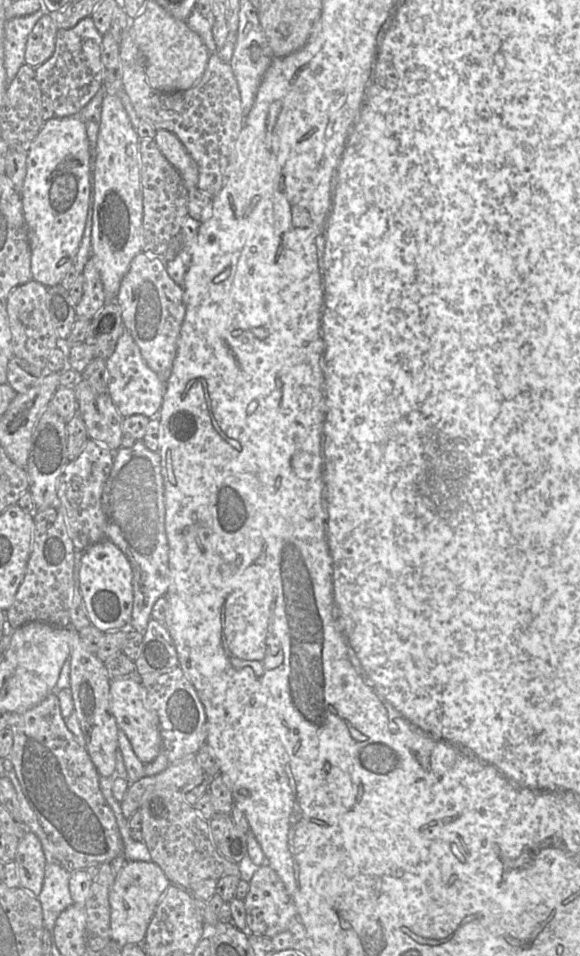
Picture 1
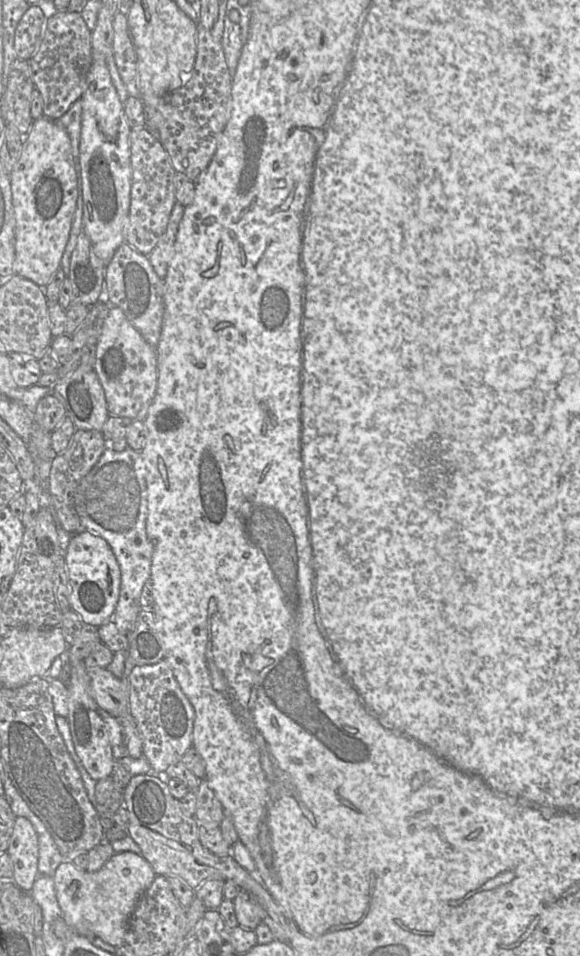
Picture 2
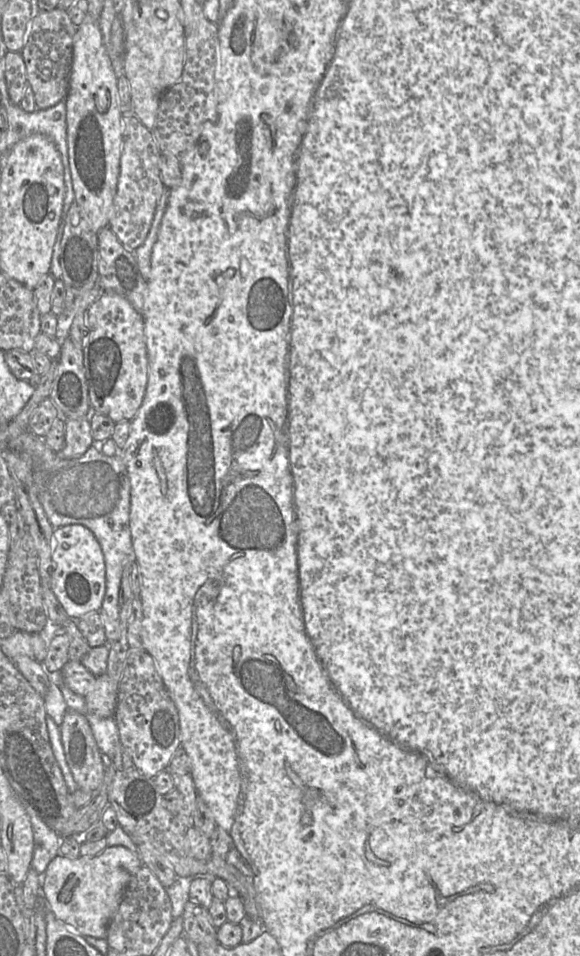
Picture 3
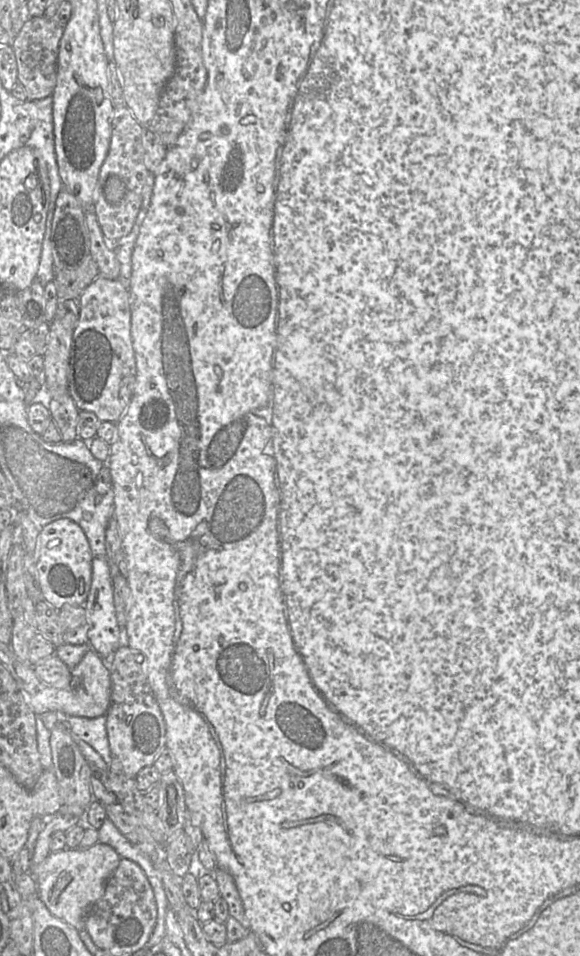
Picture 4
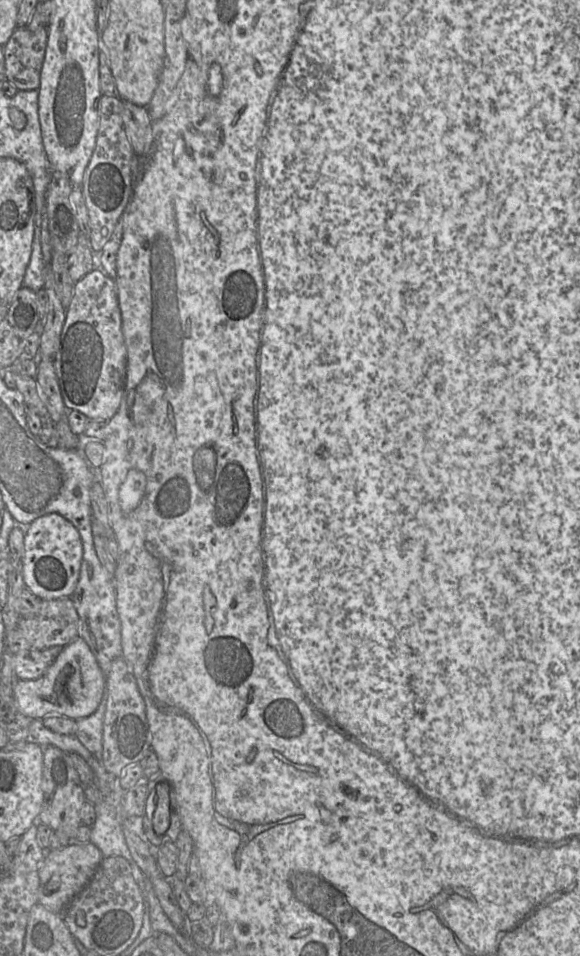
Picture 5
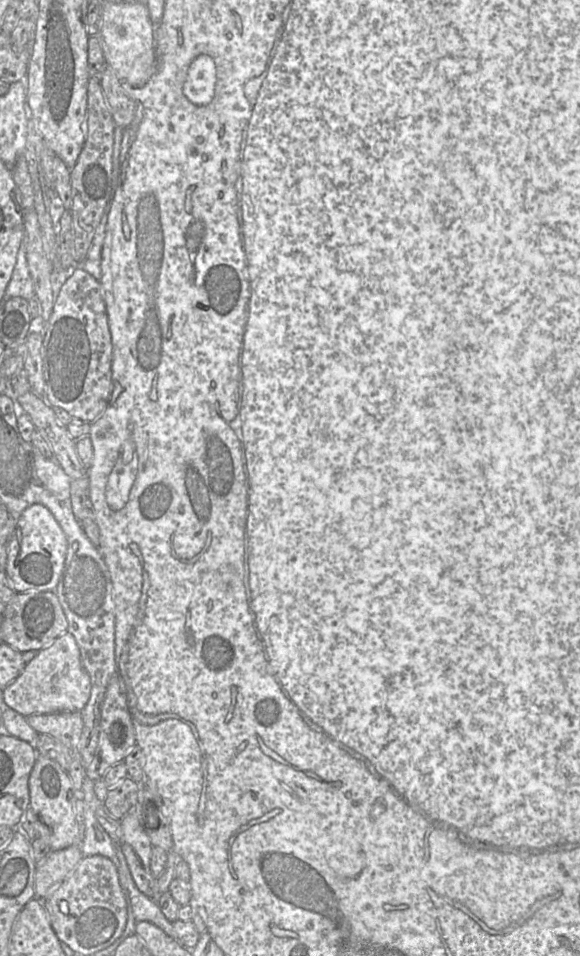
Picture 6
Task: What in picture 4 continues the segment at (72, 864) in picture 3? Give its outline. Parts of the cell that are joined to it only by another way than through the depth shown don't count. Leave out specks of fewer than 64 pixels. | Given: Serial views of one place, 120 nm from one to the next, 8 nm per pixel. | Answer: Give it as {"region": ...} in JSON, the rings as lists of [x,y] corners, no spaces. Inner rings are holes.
{"region":[[[97,843],[87,849],[68,848],[48,854],[31,873],[38,886],[38,896],[50,913],[76,930],[84,930],[85,918],[102,896],[106,883],[122,858],[109,845]]]}

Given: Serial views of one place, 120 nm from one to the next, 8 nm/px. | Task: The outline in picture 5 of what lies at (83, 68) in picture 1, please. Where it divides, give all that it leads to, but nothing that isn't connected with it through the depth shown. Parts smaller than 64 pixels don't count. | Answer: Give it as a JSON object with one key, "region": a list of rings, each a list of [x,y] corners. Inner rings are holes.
{"region":[[[18,27],[3,46],[6,80],[11,82],[18,90],[38,90],[47,41],[47,28],[32,31],[26,27]]]}

